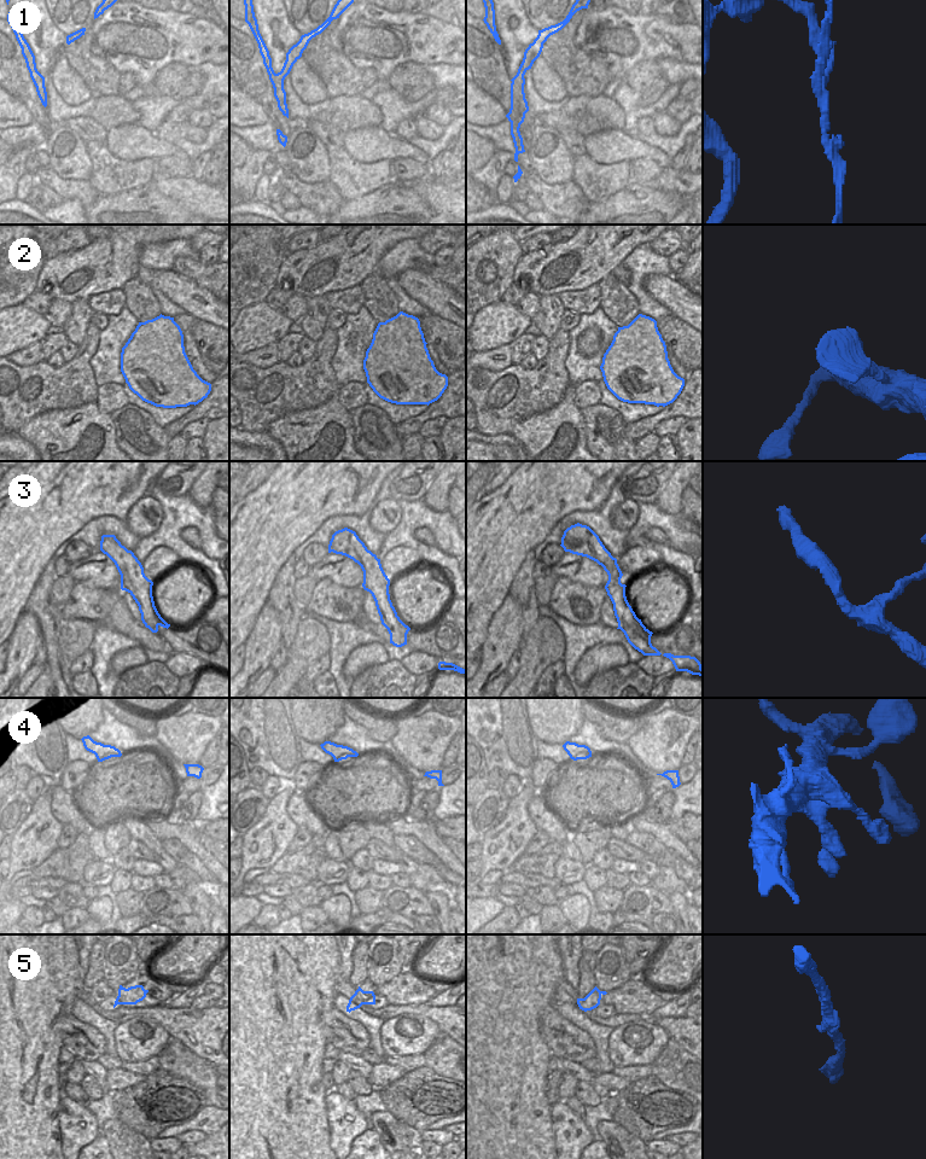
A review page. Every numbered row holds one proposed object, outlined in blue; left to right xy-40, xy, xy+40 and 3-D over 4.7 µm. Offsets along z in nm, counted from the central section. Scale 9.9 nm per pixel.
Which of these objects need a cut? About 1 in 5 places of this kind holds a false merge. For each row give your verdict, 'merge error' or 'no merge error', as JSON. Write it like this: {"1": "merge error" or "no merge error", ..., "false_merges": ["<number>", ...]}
{"1": "merge error", "2": "merge error", "3": "no merge error", "4": "no merge error", "5": "no merge error", "false_merges": ["1", "2"]}

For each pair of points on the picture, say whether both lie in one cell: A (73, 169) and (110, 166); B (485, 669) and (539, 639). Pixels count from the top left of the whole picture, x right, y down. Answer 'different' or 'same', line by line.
A: different
B: different

